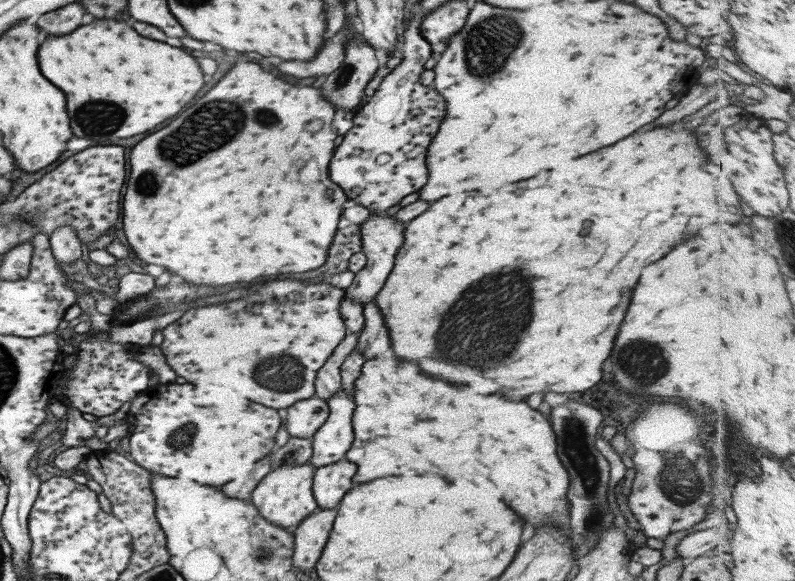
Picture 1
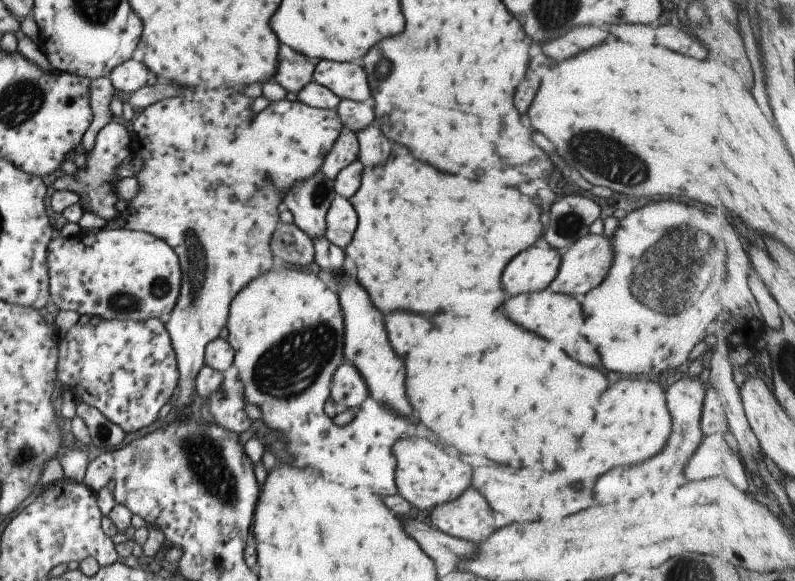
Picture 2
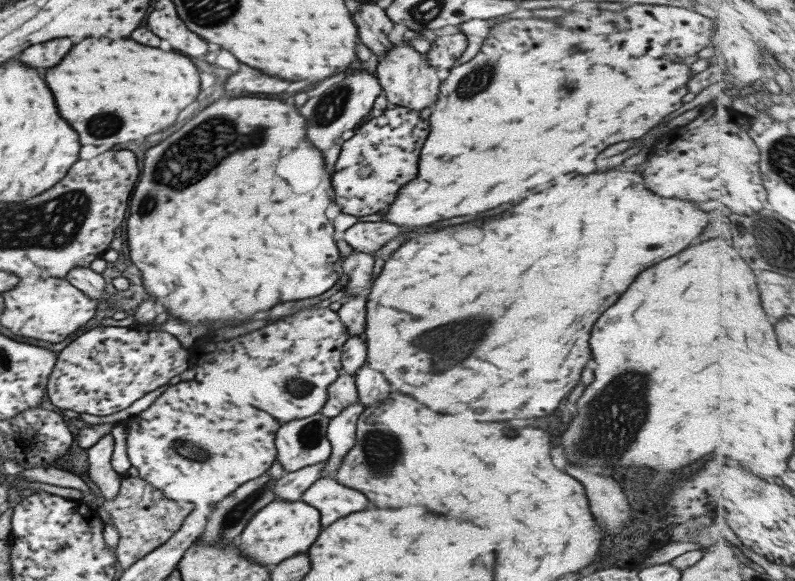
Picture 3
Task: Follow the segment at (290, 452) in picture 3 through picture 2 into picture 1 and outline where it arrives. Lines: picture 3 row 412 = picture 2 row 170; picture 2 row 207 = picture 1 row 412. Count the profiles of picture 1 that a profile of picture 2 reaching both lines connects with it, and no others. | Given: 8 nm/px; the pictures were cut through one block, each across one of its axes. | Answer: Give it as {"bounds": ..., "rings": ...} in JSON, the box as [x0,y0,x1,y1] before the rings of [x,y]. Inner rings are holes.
{"bounds":[285,395,329,438],"rings":[[[314,395],[297,400],[285,409],[285,430],[295,438],[311,438],[313,433],[325,422],[329,407],[326,401]]]}

